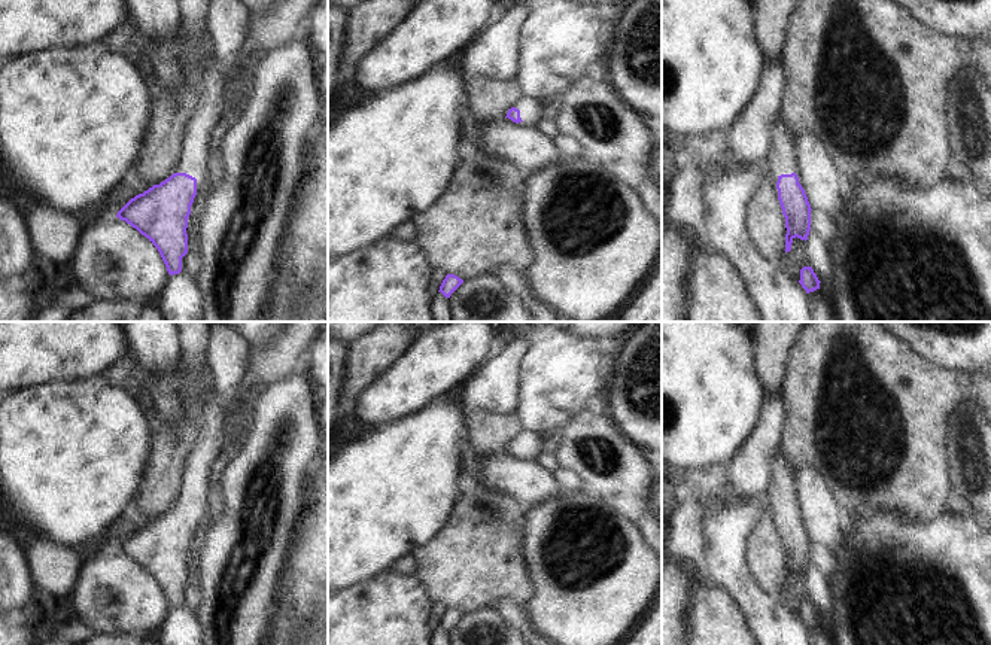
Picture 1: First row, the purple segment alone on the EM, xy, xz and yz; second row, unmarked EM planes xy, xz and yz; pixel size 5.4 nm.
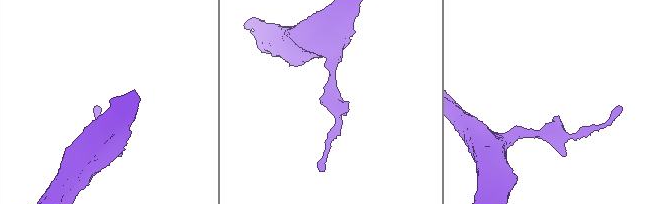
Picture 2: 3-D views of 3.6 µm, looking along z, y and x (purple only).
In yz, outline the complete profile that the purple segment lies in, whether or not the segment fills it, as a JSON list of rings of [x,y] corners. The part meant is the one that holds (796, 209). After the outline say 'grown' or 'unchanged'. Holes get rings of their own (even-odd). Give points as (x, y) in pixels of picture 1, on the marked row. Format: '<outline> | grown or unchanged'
[[[781,113],[772,122],[772,143],[766,161],[767,168],[778,177],[778,200],[785,217],[785,253],[797,237],[808,240],[811,231],[811,204],[796,174],[796,139],[787,128]]] | grown

